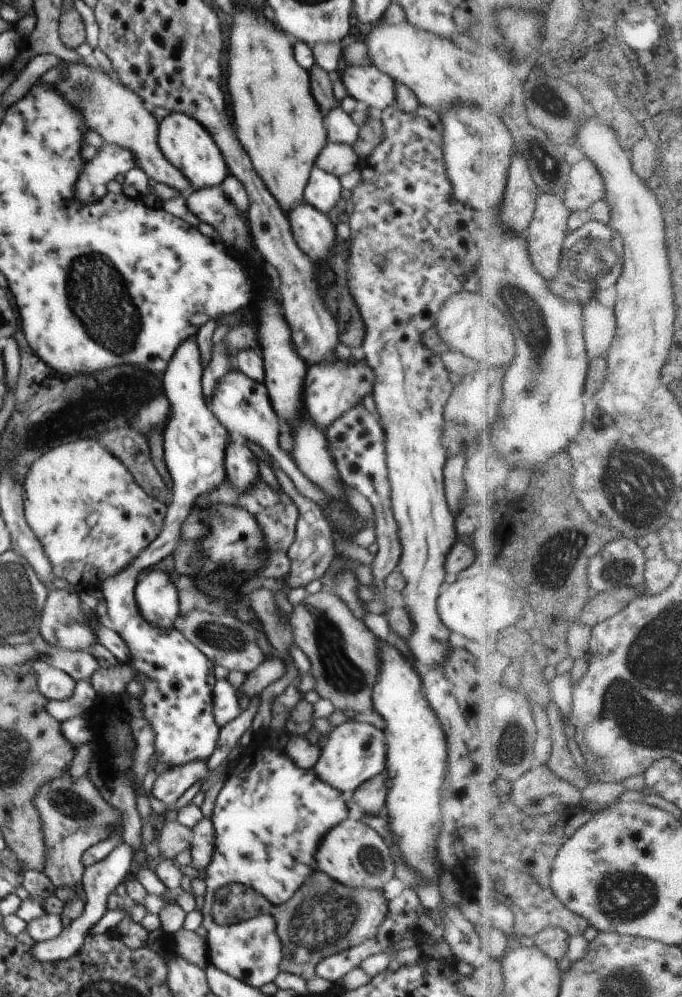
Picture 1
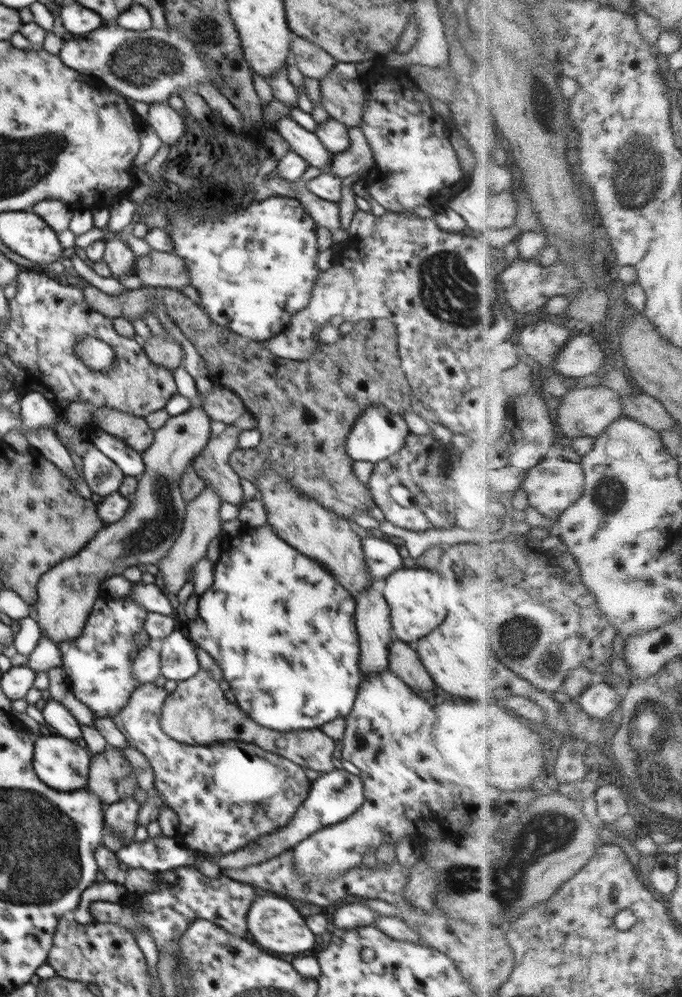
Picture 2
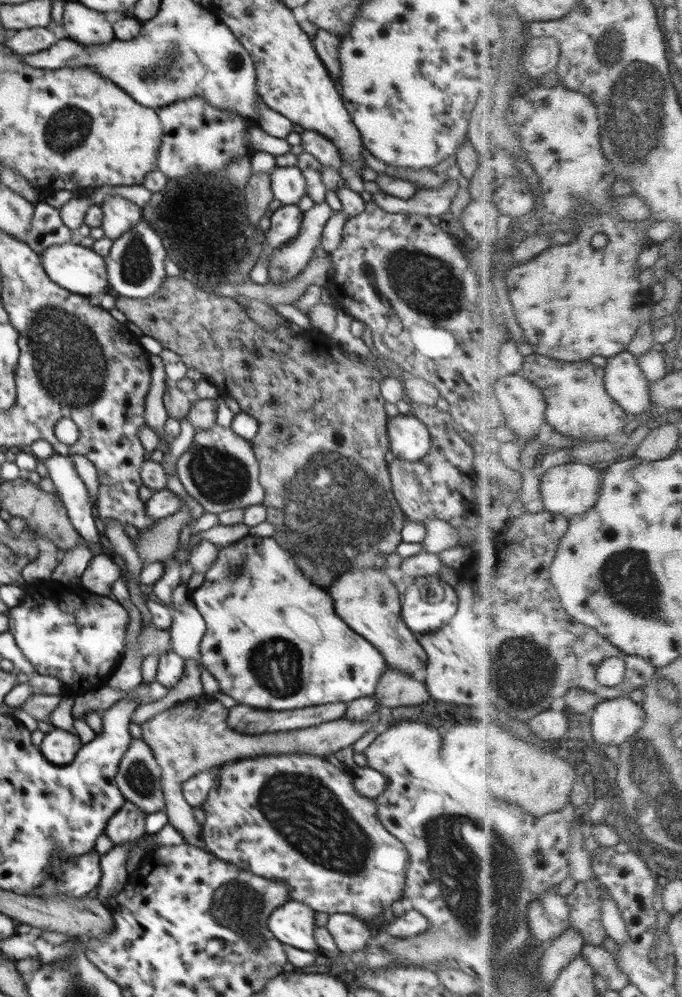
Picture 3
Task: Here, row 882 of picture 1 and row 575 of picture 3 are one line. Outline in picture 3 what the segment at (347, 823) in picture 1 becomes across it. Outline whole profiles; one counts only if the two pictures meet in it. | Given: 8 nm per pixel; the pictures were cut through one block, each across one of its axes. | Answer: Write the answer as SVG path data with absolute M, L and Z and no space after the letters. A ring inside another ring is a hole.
M353 568L343 572L327 591L333 598L336 615L340 616L356 634L371 642L380 651L389 667L405 674L414 674L426 666L428 656L401 619L400 594L384 573L384 568Z

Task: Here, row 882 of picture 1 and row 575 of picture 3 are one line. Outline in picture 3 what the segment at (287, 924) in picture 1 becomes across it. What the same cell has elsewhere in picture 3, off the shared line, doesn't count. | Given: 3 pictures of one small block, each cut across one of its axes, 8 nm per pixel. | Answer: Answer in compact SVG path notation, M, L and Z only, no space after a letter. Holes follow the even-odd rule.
M166 277L160 290L149 296L148 298L128 298L118 297L115 300L115 307L127 315L127 323L131 322L140 327L143 335L150 336L160 343L163 347L170 351L175 351L183 362L190 368L198 370L204 379L214 383L216 388L222 393L224 390L236 392L234 399L240 405L242 413L253 416L259 424L258 434L251 442L251 451L257 459L259 466L259 480L265 488L265 497L261 502L267 510L266 521L275 525L275 531L271 536L274 538L284 550L292 554L292 558L296 558L296 564L302 568L302 572L312 578L312 582L316 585L328 590L329 586L343 573L353 568L384 568L386 558L389 554L395 552L396 547L402 542L401 532L405 525L406 516L402 512L400 505L397 503L391 487L390 467L388 464L389 438L387 433L387 414L385 413L385 401L380 393L380 382L385 380L382 373L378 374L374 368L368 368L368 362L336 362L336 354L331 354L331 350L326 346L320 346L320 350L310 348L312 338L306 338L303 334L294 334L290 328L281 326L274 332L268 332L262 329L258 323L254 323L249 317L245 306L240 305L236 298L224 297L216 295L211 291L204 291L200 287L194 285L191 281L179 277ZM340 372L346 374L348 382L350 382L350 390L344 390L344 382L340 382ZM377 390L377 392L376 392ZM266 392L266 394L264 394ZM318 394L332 394L330 403L316 404L318 401L314 398ZM244 396L250 398L268 398L268 400L252 400L249 404L240 404L240 400L244 400ZM336 398L339 400L334 402ZM333 400L333 402L332 402ZM302 534L302 536L300 536ZM298 540L304 540L304 544L298 544ZM316 556L318 556L318 564L316 564ZM320 580L320 582L318 582Z

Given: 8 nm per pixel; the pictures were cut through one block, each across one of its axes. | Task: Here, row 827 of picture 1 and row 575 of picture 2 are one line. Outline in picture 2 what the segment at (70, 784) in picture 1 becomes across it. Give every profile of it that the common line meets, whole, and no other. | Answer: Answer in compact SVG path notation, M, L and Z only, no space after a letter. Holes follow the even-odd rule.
M202 408L167 417L162 428L156 429L154 440L141 453L145 470L138 478L130 507L118 522L104 525L99 534L86 543L76 555L48 569L37 584L35 614L41 634L57 645L76 640L100 596L100 586L109 577L121 575L127 567L138 564L157 566L174 546L186 517L187 502L182 498L181 475L192 466L210 435L211 419Z

